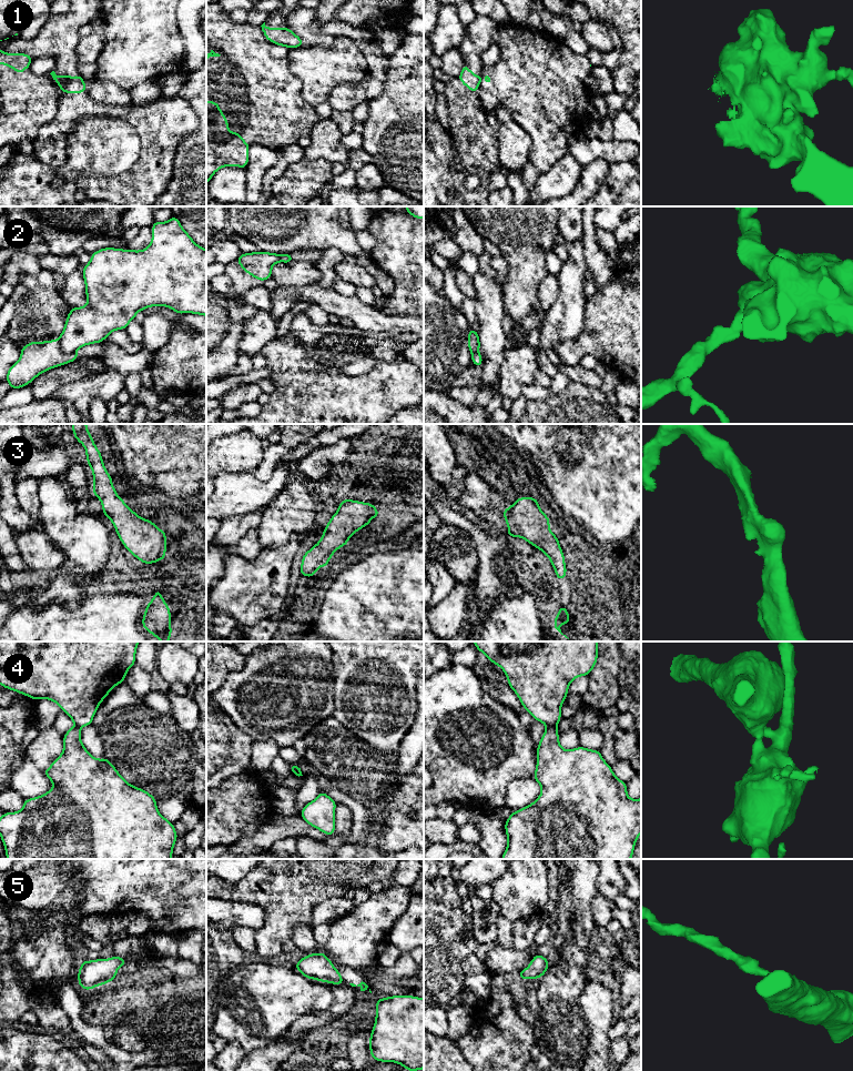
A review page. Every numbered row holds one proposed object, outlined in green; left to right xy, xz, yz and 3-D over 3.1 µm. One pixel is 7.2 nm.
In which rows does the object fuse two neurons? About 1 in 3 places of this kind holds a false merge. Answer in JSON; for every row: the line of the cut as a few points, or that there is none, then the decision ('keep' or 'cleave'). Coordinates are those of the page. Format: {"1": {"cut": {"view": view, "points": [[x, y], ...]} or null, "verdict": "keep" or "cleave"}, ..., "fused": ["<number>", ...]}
{"1": {"cut": {"view": "yz", "points": [[480, 76], [478, 82]]}, "verdict": "cleave"}, "2": {"cut": {"view": "xy", "points": [[57, 340], [63, 352], [74, 352]]}, "verdict": "cleave"}, "3": {"cut": null, "verdict": "keep"}, "4": {"cut": {"view": "yz", "points": [[555, 726], [547, 728]]}, "verdict": "cleave"}, "5": {"cut": null, "verdict": "keep"}, "fused": ["1", "2", "4"]}

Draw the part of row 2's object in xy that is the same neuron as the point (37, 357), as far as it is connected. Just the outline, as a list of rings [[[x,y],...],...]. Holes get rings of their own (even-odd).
[[[58,340],[33,341],[21,347],[20,358],[9,367],[6,381],[11,390],[21,388],[30,384],[40,374],[78,358],[77,352],[63,353]]]

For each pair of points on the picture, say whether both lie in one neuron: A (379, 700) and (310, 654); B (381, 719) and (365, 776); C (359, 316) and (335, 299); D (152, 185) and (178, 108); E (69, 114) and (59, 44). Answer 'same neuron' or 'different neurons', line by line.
A: different neurons
B: different neurons
C: same neuron
D: same neuron
E: same neuron

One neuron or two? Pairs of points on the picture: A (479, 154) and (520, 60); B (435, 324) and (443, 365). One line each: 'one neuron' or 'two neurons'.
A: two neurons
B: one neuron

